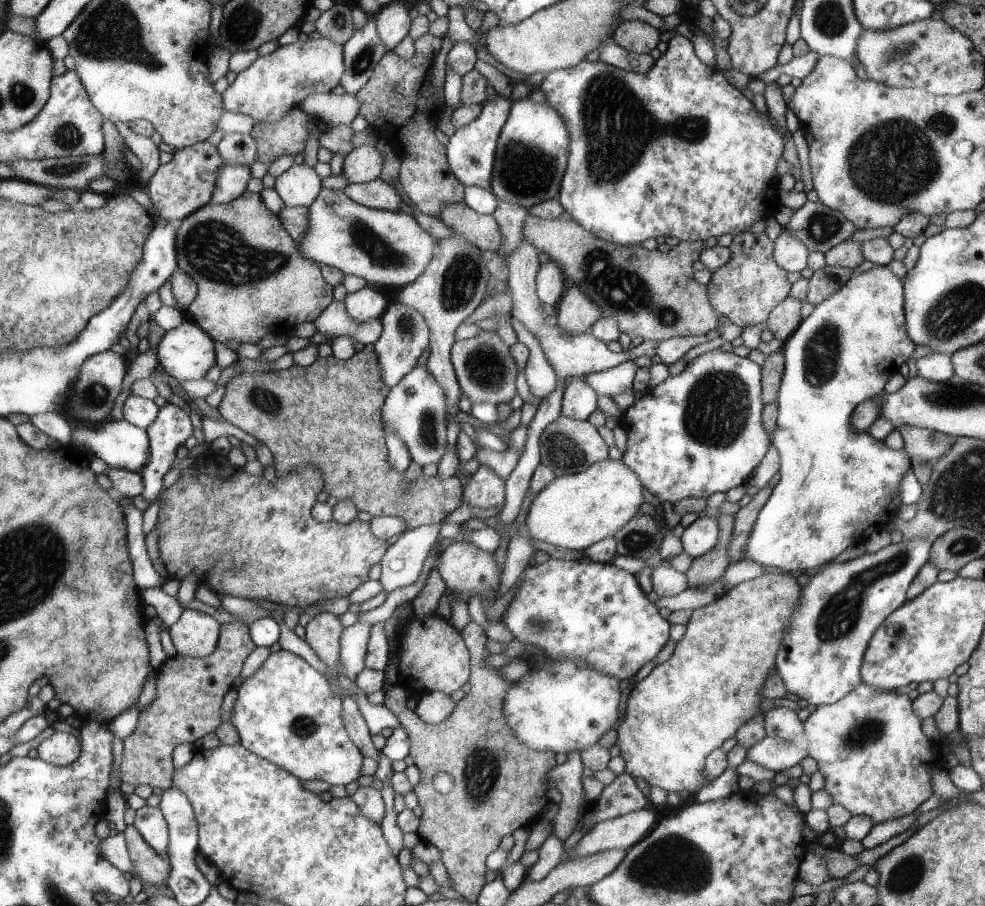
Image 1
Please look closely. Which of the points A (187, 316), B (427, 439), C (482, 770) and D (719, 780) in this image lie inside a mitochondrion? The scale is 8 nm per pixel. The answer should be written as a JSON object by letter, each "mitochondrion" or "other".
{"A":"other","B":"mitochondrion","C":"mitochondrion","D":"other"}

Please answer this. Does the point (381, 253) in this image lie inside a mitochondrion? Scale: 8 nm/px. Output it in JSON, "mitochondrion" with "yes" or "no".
{"mitochondrion":"yes"}

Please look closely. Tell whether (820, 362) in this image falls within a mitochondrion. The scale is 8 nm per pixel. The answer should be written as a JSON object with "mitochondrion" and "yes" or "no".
{"mitochondrion":"yes"}

